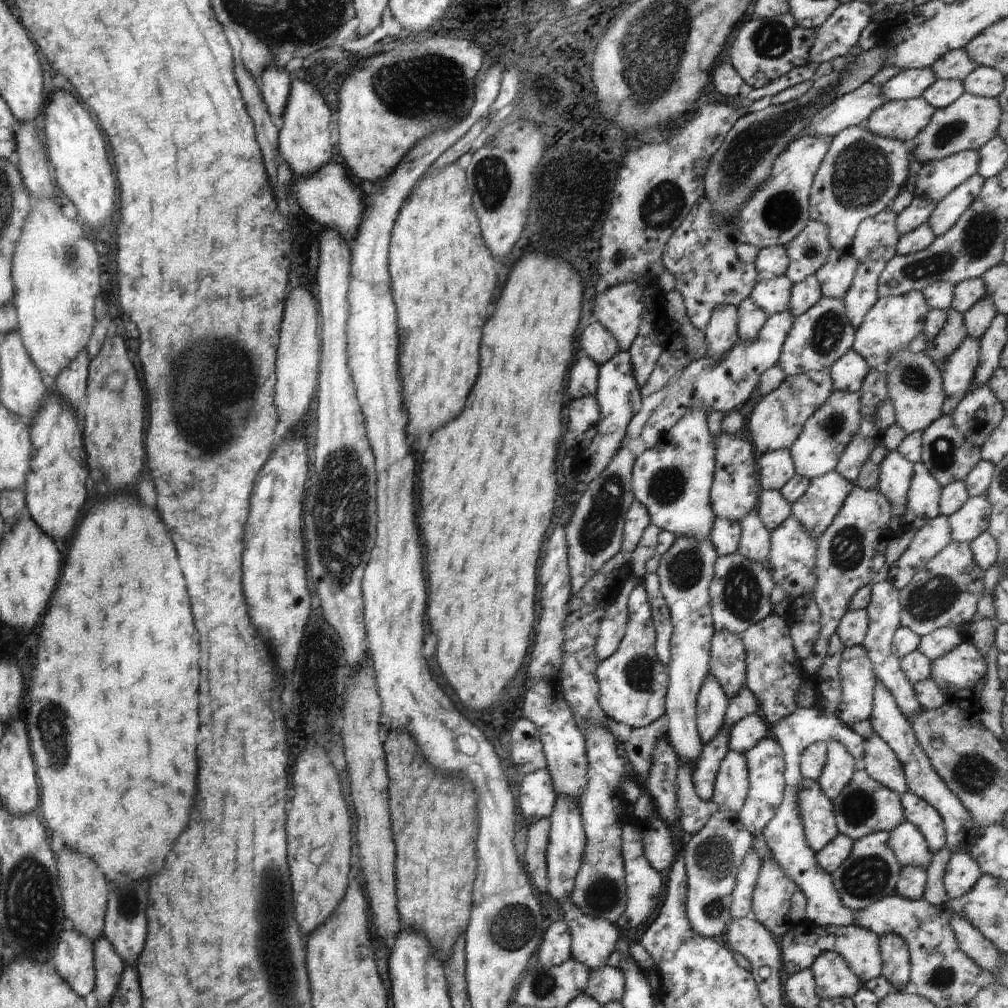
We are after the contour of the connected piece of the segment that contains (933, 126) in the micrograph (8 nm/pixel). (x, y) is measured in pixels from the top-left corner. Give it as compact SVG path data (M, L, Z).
M965 93L950 106L936 109L930 123L912 141L912 152L919 161L944 159L963 152L979 152L995 135L1000 125L1001 109L996 97L978 97Z

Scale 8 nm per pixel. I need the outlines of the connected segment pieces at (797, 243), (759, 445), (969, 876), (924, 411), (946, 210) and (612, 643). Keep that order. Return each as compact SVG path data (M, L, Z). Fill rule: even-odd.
M810 220L805 230L785 247L789 264L785 276L794 284L804 281L825 264L831 245L828 230Z
M828 370L811 371L786 377L777 390L760 398L746 417L746 430L756 454L764 455L777 449L789 449L800 435L806 420L826 402L833 390Z
M952 853L946 866L943 884L950 899L958 899L970 893L981 878L979 865L968 853Z
M903 348L894 354L888 361L887 375L887 398L893 407L895 423L903 432L913 434L924 431L932 422L943 415L941 407L945 400L943 394L942 370L928 353L910 352Z
M977 173L937 203L927 223L935 237L946 234L958 223L962 214L977 200L985 182L985 179Z
M632 575L623 585L620 594L605 607L602 619L599 623L598 635L594 644L594 651L597 660L608 659L617 650L619 643L625 636L626 626L629 620L627 601L632 590L642 579Z

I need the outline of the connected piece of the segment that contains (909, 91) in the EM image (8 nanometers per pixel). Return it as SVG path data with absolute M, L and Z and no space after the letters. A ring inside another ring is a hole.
M931 68L907 69L880 87L886 101L904 101L919 98L937 79Z

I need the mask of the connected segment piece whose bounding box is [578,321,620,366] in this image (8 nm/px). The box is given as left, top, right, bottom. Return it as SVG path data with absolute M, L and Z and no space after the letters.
M596 321L584 328L580 340L580 348L598 366L611 360L620 352L614 338Z

